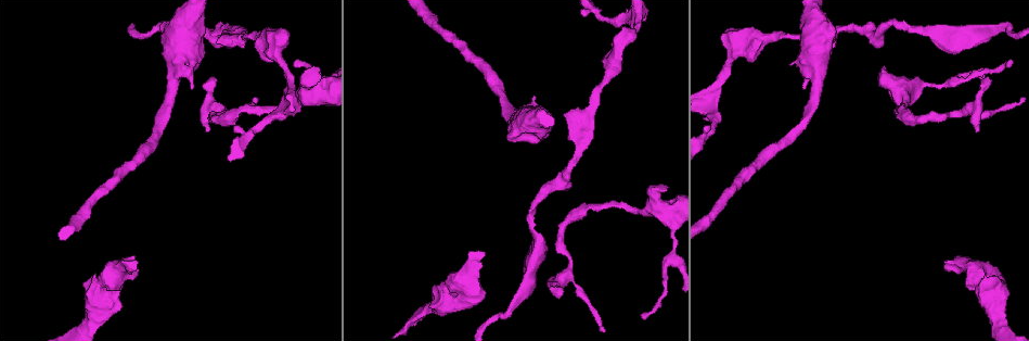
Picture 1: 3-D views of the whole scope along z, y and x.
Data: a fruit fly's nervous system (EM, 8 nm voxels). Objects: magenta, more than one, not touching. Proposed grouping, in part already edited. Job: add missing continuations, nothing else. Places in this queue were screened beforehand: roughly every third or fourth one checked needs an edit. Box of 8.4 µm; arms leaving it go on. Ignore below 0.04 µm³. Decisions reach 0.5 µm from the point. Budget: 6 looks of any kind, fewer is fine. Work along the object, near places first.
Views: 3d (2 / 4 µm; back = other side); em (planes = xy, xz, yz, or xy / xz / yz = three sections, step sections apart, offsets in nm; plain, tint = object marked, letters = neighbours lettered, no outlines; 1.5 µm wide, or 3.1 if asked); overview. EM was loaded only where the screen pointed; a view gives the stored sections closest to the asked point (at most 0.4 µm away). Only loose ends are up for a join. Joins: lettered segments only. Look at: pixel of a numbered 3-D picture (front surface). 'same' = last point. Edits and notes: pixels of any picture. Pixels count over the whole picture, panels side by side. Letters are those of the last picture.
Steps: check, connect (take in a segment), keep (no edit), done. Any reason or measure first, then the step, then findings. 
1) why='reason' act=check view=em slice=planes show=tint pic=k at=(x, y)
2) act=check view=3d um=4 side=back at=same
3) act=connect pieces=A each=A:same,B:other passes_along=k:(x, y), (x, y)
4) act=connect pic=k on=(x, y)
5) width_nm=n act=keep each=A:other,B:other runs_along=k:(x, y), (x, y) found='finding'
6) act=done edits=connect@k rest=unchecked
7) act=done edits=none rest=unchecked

why='branch stops here' act=check view=em slice=planes show=letters pic=1 at=(1009, 61)

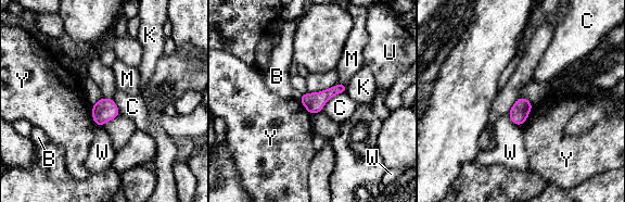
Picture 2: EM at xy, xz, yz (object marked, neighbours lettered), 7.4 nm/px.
act=keep each=B:other,C:other,K:other,M:other,U:other,W:other,Y:other border=2:(345, 91), (332, 96), (321, 110) found='none of them fits'

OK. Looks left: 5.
why='an open end' act=check view=em slice=planes show=plain pic=1 at=(991, 82)

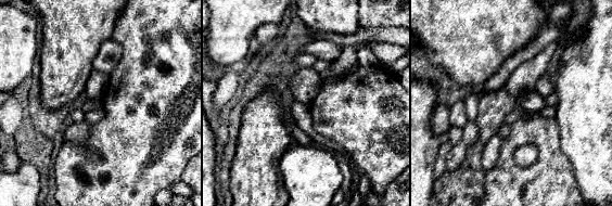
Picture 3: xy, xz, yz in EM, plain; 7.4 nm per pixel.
act=check view=em slice=planes show=letters at=same

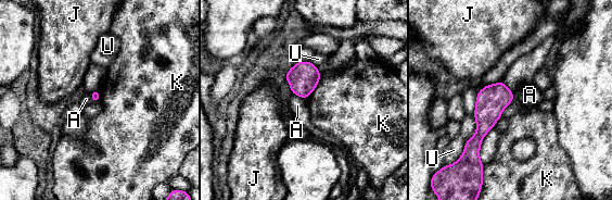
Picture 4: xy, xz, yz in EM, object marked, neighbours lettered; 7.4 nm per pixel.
act=keep each=A:other,J:other,K:other,U:other border=4:(293, 94), (305, 99) found='none of them fits'

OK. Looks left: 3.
why='stops while still wide' act=check view=3d um=4 pic=1 at=(999, 272)

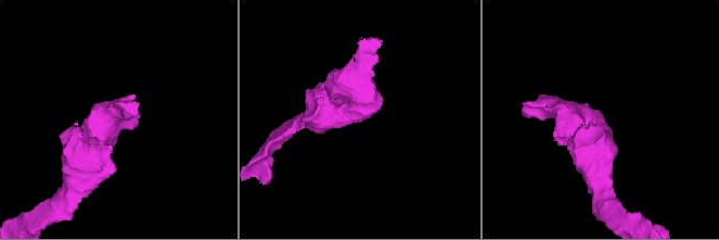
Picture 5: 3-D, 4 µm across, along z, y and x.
why='need the tissue' act=check view=em slice=planes show=letters pic=5 at=(360, 119)

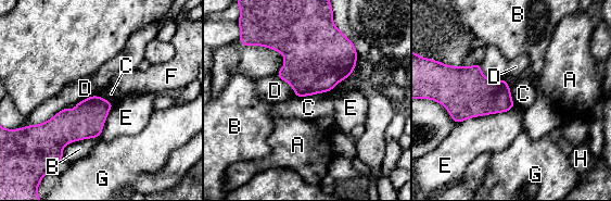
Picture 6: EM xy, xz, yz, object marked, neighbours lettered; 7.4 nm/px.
act=keep each=A:other,B:other,C:other,D:other,E:other,F:other,G:other,H:other border=6:(514, 104), (456, 124) found='none of them fits'

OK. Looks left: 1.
act=done edits=none rest=unchecked

